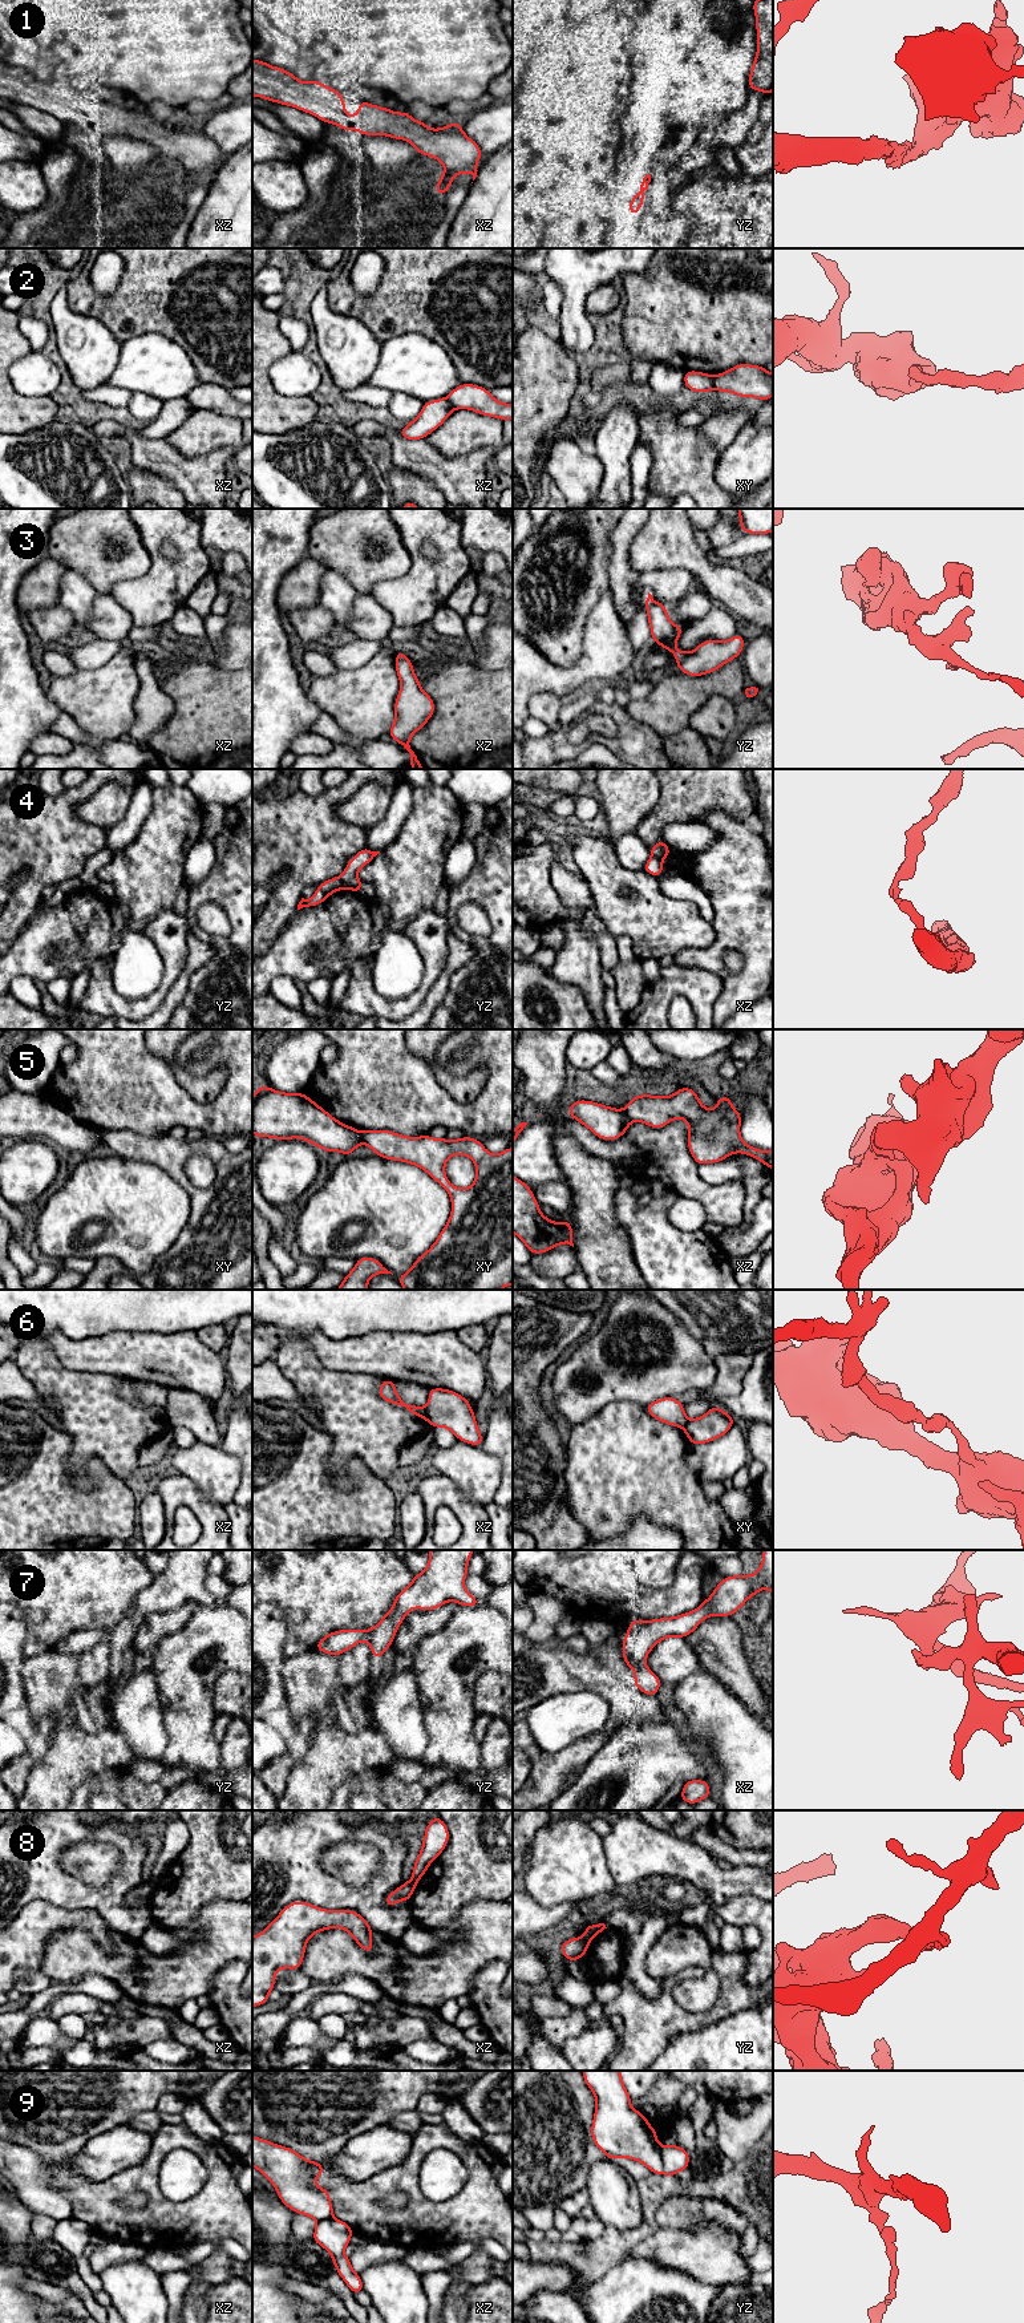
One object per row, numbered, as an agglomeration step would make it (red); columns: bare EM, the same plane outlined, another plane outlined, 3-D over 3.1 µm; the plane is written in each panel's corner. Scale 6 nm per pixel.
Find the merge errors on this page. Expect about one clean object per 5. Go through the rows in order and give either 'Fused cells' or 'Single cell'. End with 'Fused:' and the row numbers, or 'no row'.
1: Single cell
2: Fused cells
3: Fused cells
4: Fused cells
5: Fused cells
6: Fused cells
7: Fused cells
8: Fused cells
9: Fused cells
Fused: 2, 3, 4, 5, 6, 7, 8, 9

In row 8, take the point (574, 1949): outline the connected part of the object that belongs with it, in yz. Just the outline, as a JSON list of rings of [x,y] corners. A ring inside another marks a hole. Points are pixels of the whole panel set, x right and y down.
[[[571,1938],[560,1946],[562,1955],[568,1960],[582,1959],[588,1948],[588,1943],[583,1938]]]

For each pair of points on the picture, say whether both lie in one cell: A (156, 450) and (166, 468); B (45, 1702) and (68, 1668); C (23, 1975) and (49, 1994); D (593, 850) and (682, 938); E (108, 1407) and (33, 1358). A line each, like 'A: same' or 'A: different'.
A: same
B: same
C: different
D: same
E: same

